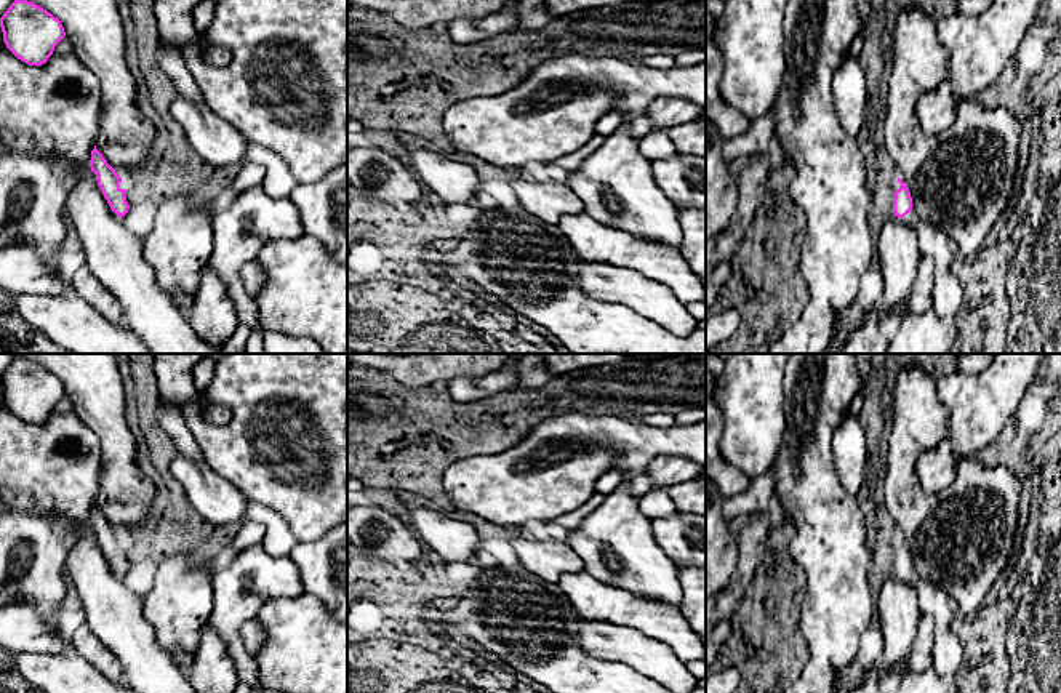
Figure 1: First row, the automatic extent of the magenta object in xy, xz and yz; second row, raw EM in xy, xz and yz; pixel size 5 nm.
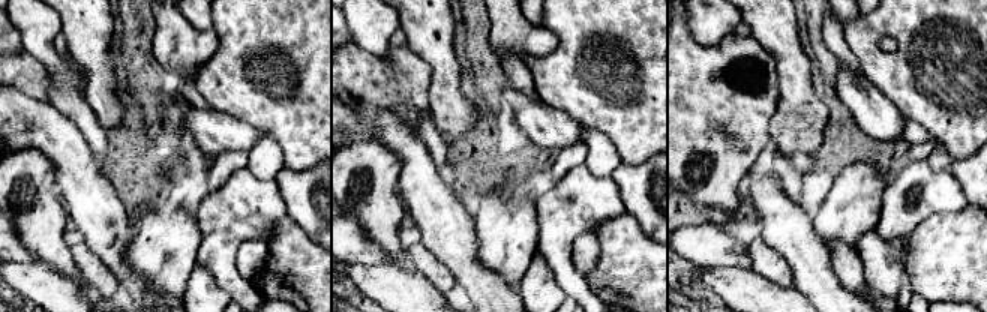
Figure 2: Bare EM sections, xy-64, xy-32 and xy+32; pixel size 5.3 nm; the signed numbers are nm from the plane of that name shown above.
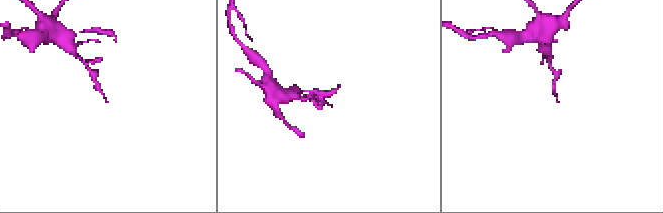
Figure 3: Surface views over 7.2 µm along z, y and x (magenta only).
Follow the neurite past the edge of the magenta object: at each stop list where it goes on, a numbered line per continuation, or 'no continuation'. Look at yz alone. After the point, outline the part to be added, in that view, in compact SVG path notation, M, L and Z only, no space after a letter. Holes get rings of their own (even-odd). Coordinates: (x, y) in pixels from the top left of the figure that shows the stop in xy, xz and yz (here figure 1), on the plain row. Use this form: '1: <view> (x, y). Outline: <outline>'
1: yz (911, 576). Outline: M912 567L904 576L898 576L898 575L896 575L896 578L901 579L903 583L912 584L912 586L915 586L917 581L919 581L919 576L917 576L914 567Z

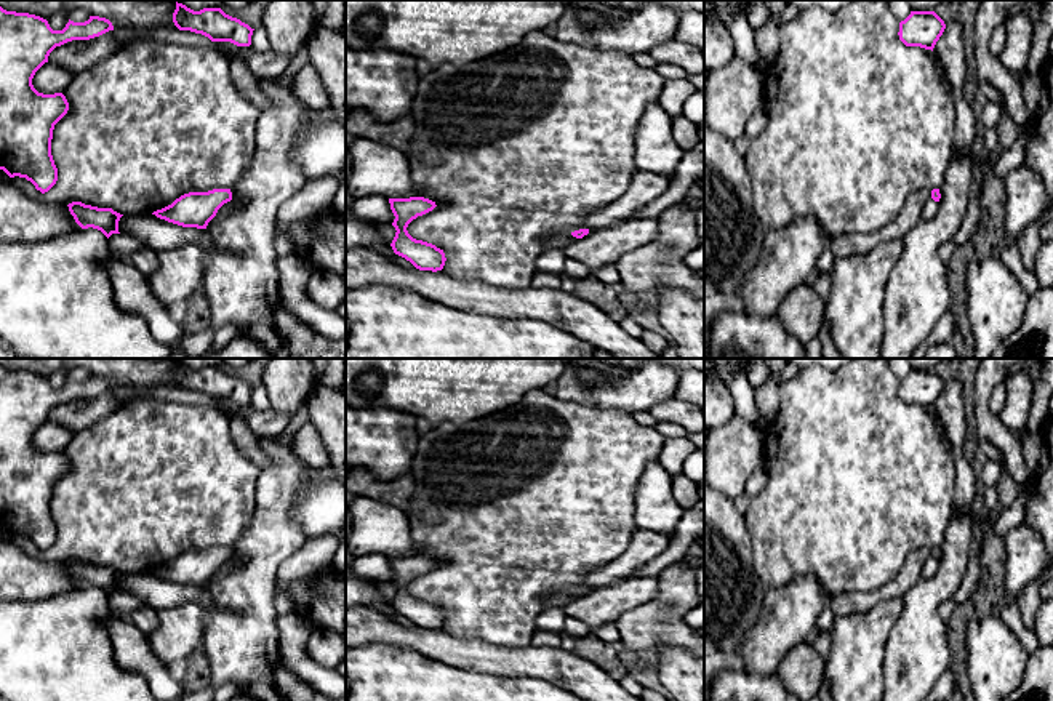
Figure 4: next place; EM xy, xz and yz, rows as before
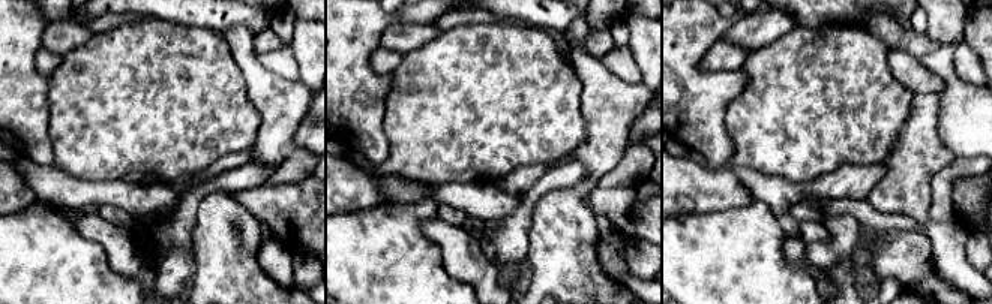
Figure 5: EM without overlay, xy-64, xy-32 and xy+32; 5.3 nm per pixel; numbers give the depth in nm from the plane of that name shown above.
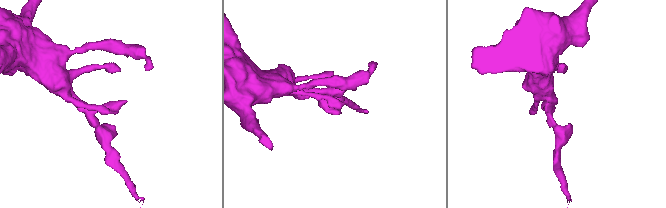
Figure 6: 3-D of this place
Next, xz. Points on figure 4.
no continuation

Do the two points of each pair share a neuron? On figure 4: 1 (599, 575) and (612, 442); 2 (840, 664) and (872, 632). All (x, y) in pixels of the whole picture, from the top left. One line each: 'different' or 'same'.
1: different
2: same

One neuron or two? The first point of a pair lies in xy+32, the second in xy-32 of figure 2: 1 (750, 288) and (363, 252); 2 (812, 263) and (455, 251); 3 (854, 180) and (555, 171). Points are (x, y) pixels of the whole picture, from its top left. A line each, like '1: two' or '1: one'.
1: two
2: one
3: two

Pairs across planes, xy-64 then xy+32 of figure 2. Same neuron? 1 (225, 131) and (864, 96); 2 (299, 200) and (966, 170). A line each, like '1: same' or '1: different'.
1: same
2: same

